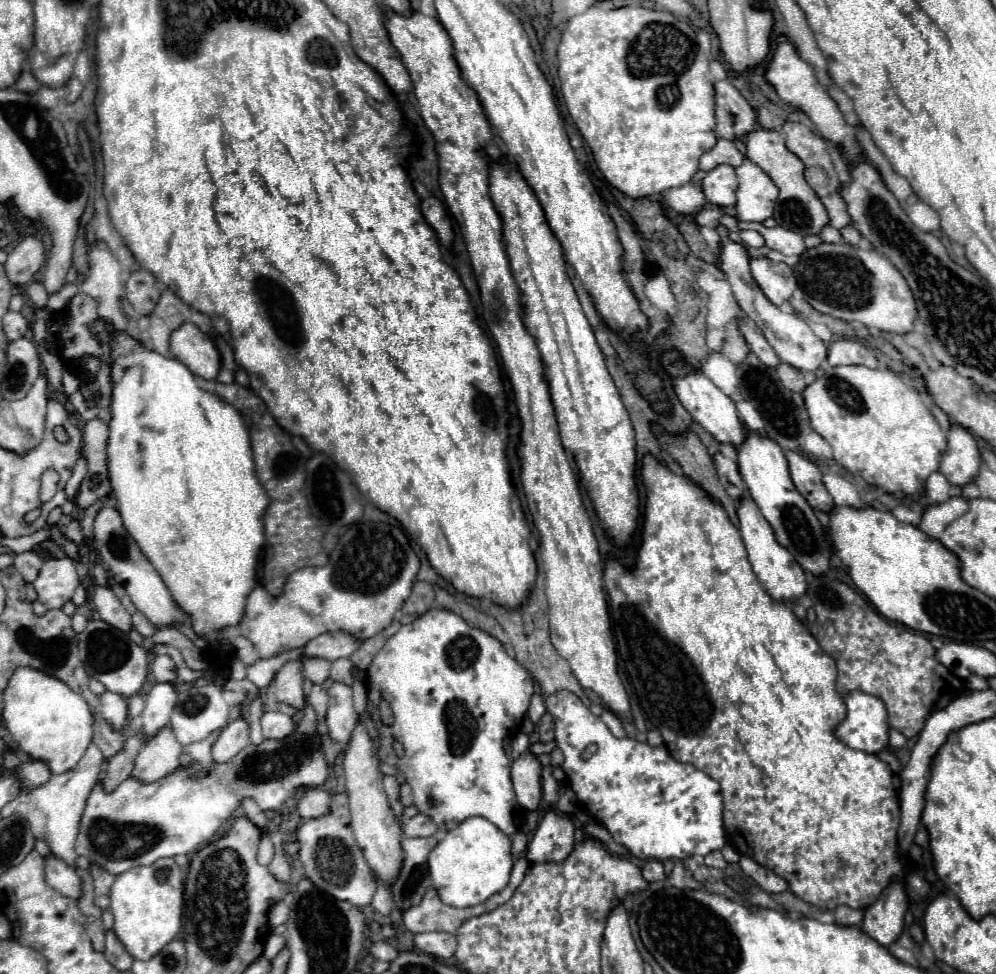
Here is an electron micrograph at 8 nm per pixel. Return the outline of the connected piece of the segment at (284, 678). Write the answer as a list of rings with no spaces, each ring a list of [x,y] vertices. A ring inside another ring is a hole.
[[[290,660],[280,668],[280,672],[276,674],[276,678],[272,682],[278,702],[286,702],[294,708],[304,706],[300,702],[300,672],[302,672],[300,660]]]

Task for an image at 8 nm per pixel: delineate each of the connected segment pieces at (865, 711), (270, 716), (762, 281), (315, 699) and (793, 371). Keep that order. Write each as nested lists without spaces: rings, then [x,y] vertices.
[[[854,690],[844,698],[844,704],[846,718],[836,726],[836,738],[854,750],[884,750],[888,746],[888,722],[882,700]]]
[[[264,712],[260,718],[264,738],[286,738],[294,730],[294,722],[290,716],[282,712]]]
[[[756,258],[756,260],[750,260],[750,268],[752,268],[754,280],[758,282],[766,298],[776,306],[790,300],[792,292],[798,288],[792,268],[782,262],[772,262],[768,258]]]
[[[320,684],[312,686],[312,690],[308,694],[308,704],[316,710],[318,718],[324,720],[324,714],[326,714],[326,708],[328,708],[328,694],[326,694],[324,686],[320,686]]]
[[[778,364],[776,366],[776,374],[778,374],[780,382],[792,392],[802,392],[804,386],[808,384],[806,374],[802,370],[794,368],[794,366],[788,366],[788,364]]]

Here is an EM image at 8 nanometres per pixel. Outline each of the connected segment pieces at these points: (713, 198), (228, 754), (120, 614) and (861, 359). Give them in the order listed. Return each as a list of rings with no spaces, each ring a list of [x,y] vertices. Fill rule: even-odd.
[[[716,166],[704,178],[706,200],[716,206],[734,206],[736,204],[736,170],[732,166]]]
[[[238,716],[234,722],[230,722],[222,732],[216,744],[212,746],[212,758],[216,762],[228,762],[232,760],[246,744],[250,742],[250,728],[248,722]]]
[[[92,586],[90,594],[92,594],[92,604],[104,622],[108,622],[110,626],[116,626],[118,630],[124,630],[124,632],[128,632],[132,628],[130,614],[124,610],[120,600],[108,586]]]
[[[838,338],[828,344],[828,364],[840,366],[840,364],[862,364],[868,368],[876,368],[876,352],[858,340],[850,338]]]

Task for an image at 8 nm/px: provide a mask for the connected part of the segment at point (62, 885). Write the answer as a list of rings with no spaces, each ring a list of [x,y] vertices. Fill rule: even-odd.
[[[54,854],[46,856],[46,882],[68,898],[78,900],[82,896],[82,882],[78,874],[74,872],[74,868],[60,862],[60,858],[56,858]]]

